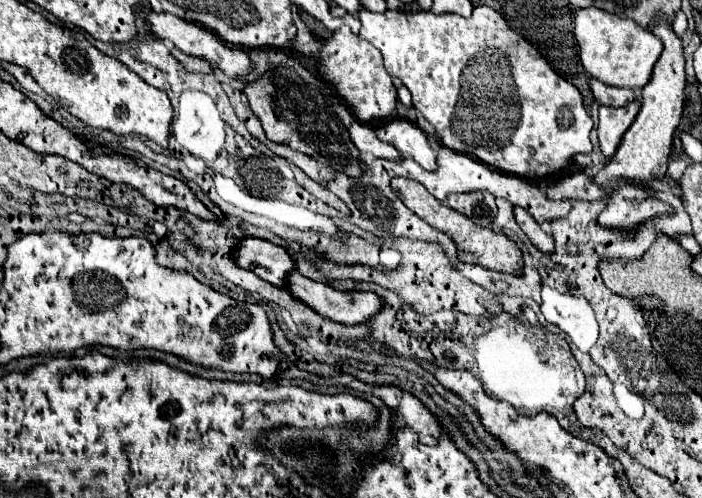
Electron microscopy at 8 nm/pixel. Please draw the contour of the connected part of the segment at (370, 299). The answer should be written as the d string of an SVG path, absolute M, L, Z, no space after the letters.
M292 272L288 276L288 290L294 298L298 298L304 304L308 304L310 308L314 308L320 316L324 316L332 322L348 324L348 326L364 324L366 320L376 316L376 312L380 312L380 308L382 308L382 300L372 292L340 292L340 290L334 290L330 284L314 282L314 280L302 276L300 272Z

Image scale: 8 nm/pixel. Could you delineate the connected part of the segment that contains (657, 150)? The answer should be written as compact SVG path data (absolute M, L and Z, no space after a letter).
M656 20L652 32L662 40L664 52L658 58L650 82L642 88L642 106L632 122L632 128L624 134L620 148L610 158L610 162L594 176L596 184L610 188L610 200L604 212L598 216L598 224L606 228L634 228L642 220L660 216L670 212L668 204L654 202L648 192L640 190L638 180L652 180L662 178L666 174L666 164L670 156L670 146L674 138L674 130L680 124L682 104L684 104L684 88L686 88L686 72L684 72L684 52L680 38L672 32L672 28L664 20Z

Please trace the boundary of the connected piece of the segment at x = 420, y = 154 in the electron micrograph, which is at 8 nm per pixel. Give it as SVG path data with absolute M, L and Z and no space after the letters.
M396 116L376 126L376 136L380 136L380 140L400 150L402 156L414 158L422 168L426 170L436 168L436 154L428 146L426 134L411 121Z

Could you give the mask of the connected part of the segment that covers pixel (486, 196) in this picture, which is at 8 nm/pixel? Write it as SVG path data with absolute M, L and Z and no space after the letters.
M468 192L468 194L452 194L448 196L446 204L460 214L468 216L474 224L478 226L490 226L494 214L496 214L496 204L494 196L490 192Z

